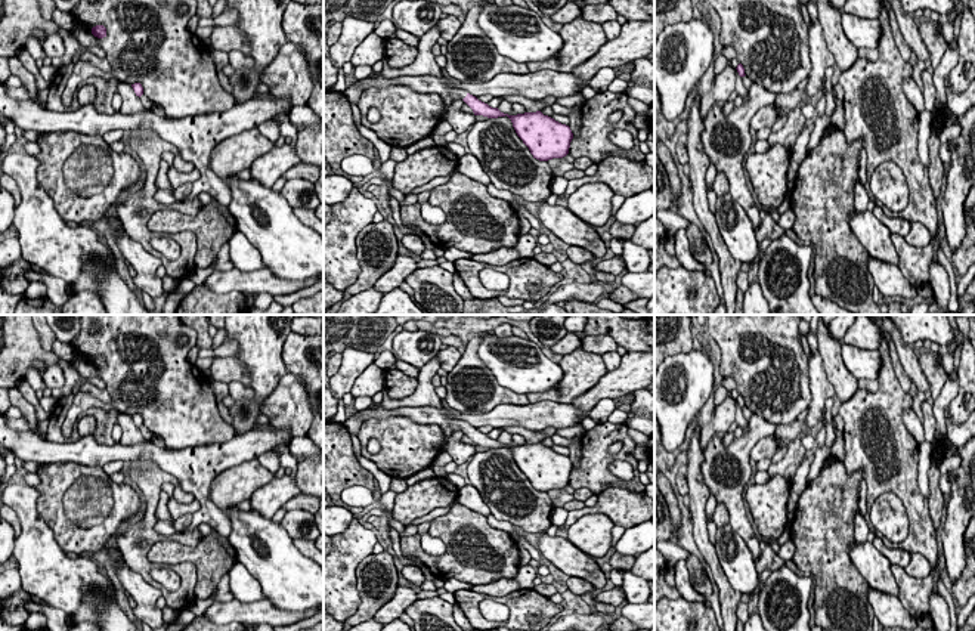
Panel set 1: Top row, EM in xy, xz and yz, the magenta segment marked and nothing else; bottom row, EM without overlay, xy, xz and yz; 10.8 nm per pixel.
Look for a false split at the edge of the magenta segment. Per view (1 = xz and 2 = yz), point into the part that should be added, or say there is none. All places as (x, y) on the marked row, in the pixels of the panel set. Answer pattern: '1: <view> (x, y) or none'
1: xz (457, 95)
2: none

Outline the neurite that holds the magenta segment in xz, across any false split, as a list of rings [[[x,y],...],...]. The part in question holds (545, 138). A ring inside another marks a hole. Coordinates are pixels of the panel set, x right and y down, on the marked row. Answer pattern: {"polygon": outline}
{"polygon": [[[465,90],[449,92],[451,98],[456,102],[464,100],[474,112],[488,118],[508,117],[517,136],[529,148],[533,158],[548,161],[552,158],[563,158],[569,154],[573,133],[569,126],[544,115],[541,111],[508,115],[498,108],[479,100],[476,96]]]}

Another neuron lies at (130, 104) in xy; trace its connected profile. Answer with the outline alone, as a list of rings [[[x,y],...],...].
[[[118,81],[115,93],[121,96],[121,108],[118,112],[124,115],[151,112],[151,109],[142,105],[140,98],[134,93],[131,84]]]

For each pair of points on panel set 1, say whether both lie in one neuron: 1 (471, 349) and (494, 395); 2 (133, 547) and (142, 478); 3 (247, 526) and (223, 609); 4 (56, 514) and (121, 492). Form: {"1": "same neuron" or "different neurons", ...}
{"1": "same neuron", "2": "same neuron", "3": "different neurons", "4": "same neuron"}

